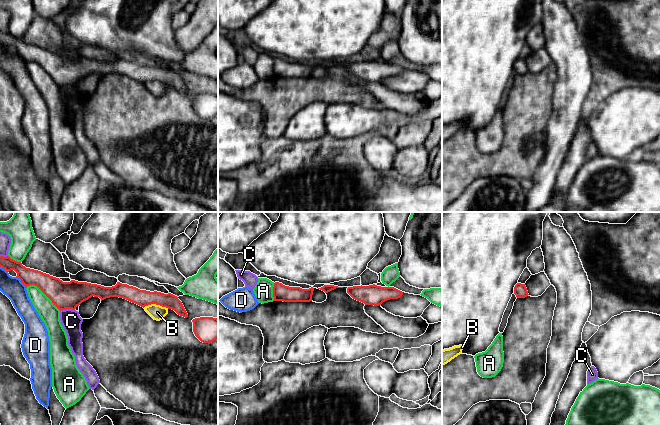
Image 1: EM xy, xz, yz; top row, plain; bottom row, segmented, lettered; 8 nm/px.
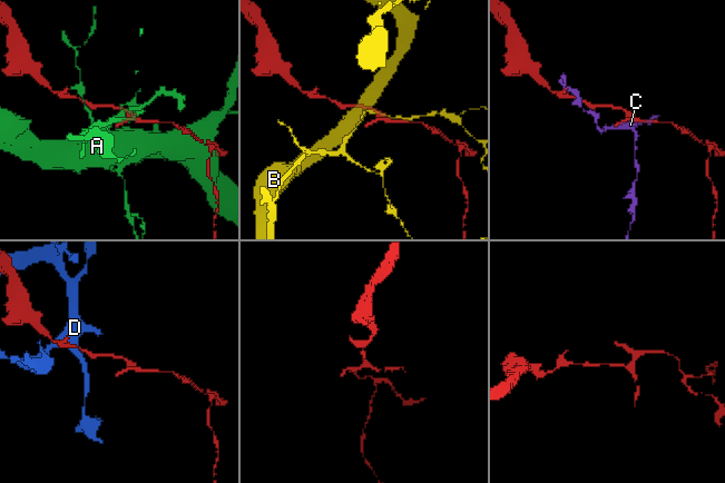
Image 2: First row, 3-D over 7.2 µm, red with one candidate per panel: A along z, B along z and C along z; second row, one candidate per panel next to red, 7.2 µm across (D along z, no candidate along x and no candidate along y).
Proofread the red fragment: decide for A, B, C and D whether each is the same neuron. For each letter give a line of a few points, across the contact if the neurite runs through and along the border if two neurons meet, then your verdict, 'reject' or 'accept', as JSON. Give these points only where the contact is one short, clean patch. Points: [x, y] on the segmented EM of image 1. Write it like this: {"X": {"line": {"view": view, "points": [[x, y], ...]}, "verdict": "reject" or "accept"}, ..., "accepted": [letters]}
{"A": {"verdict": "reject"}, "B": {"verdict": "reject"}, "C": {"verdict": "reject"}, "D": {"verdict": "reject"}, "accepted": []}

